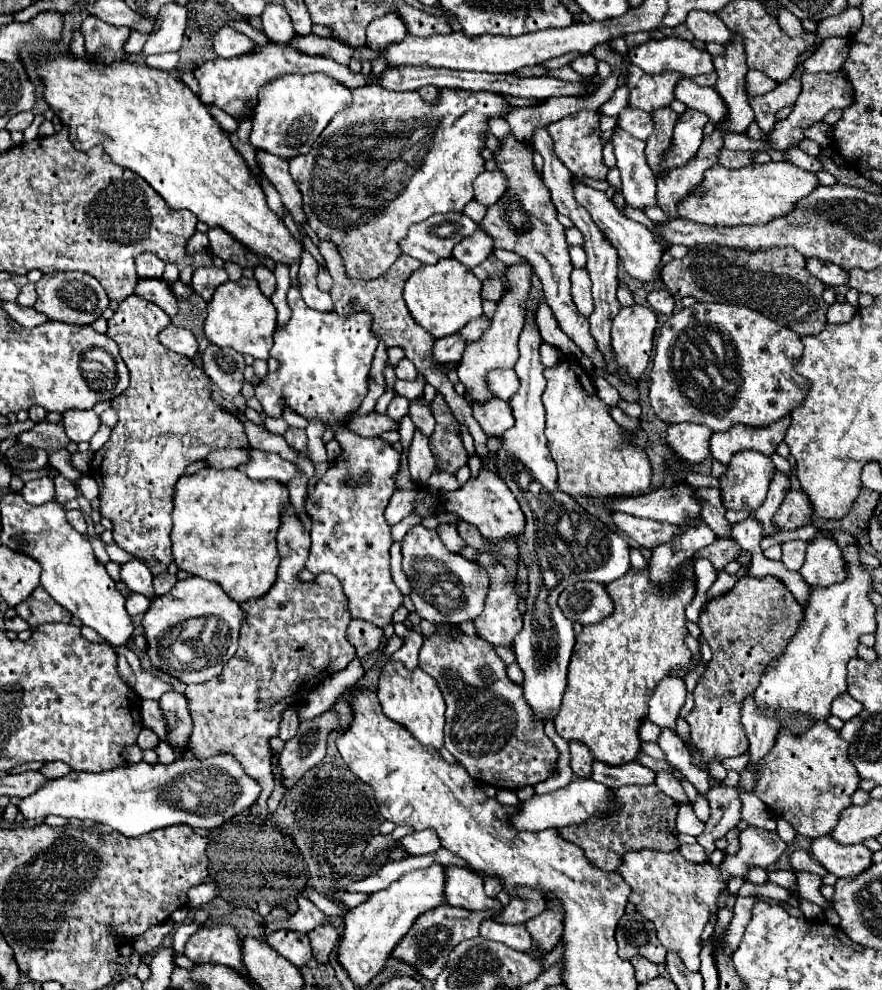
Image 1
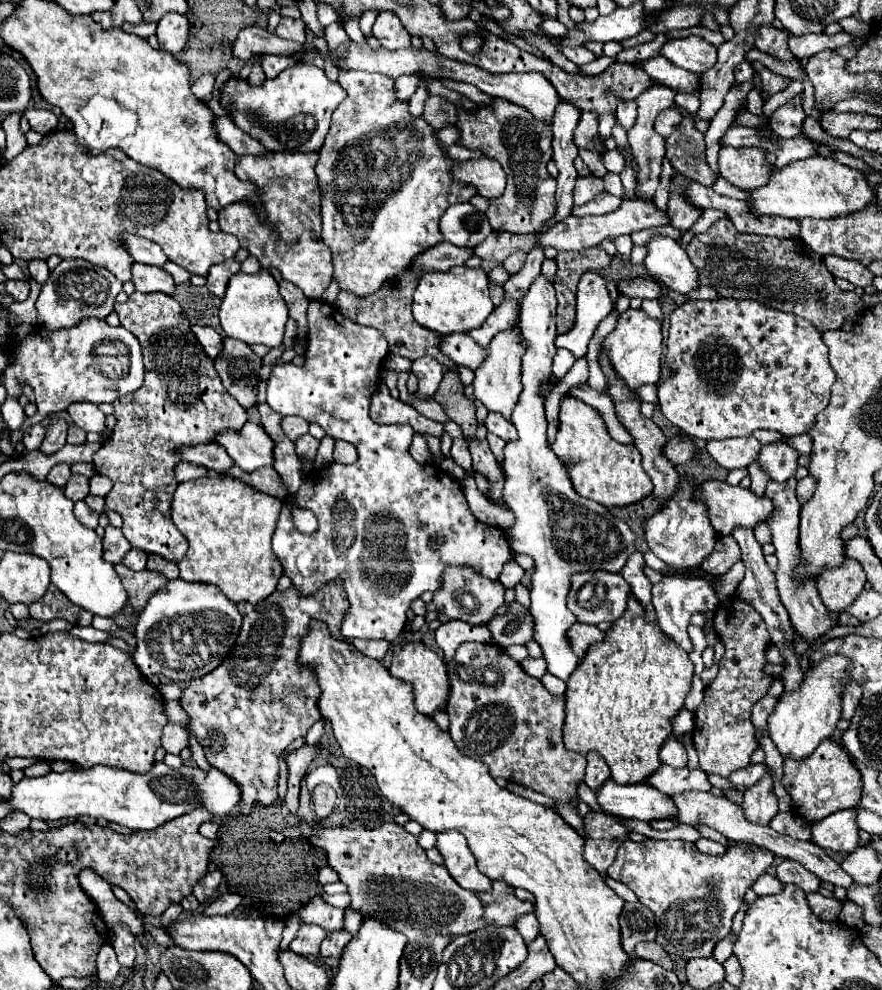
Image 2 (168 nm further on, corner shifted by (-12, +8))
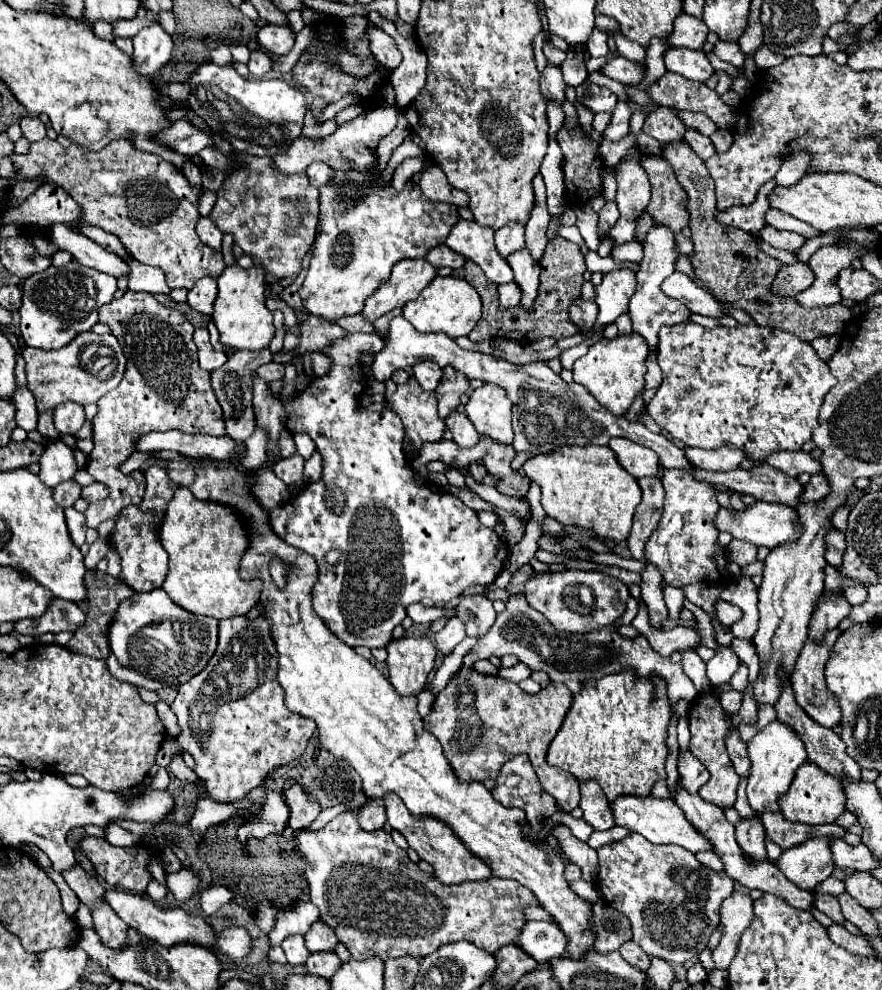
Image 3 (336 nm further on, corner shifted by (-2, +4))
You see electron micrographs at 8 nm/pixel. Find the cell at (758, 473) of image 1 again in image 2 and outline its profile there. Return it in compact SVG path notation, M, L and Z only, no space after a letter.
M778 441L760 449L760 457L756 457L756 463L770 475L772 481L786 481L796 473L796 459L798 453L788 447L786 441Z

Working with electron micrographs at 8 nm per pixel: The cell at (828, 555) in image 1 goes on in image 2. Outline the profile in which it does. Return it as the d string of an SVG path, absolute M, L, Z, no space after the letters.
M844 555L844 565L840 565L840 569L824 569L816 583L822 603L830 611L844 611L844 607L850 605L864 589L866 577L860 563Z

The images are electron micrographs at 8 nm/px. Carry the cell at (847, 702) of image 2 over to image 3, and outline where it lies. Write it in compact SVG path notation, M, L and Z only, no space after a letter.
M834 629L834 631L828 631L824 641L820 643L812 643L812 641L806 641L806 645L802 647L800 651L800 657L796 661L796 667L794 667L794 673L792 673L792 689L794 689L794 697L798 701L798 705L806 711L806 715L810 719L814 719L818 725L822 727L834 727L840 723L840 707L838 707L838 701L834 699L834 695L826 689L826 681L824 681L824 665L828 661L828 655L830 655L830 649L834 645L834 641L838 639L840 635L840 629Z

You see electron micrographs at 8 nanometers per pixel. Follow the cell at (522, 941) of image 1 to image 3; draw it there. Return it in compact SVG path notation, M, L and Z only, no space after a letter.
M528 921L518 935L516 943L536 957L538 963L548 963L552 957L564 955L566 949L566 935L562 935L560 929L556 929L554 923L546 921Z

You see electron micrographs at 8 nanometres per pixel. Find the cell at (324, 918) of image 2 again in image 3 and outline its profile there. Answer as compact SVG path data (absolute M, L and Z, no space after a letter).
M316 921L310 931L304 935L306 947L310 953L320 953L320 951L334 951L338 939L334 935L334 931L324 923L324 921Z

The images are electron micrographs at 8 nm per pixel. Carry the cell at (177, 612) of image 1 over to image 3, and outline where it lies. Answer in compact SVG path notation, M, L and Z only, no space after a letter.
M162 589L134 593L120 601L118 613L108 629L108 643L122 667L128 667L148 679L182 685L200 673L218 645L218 621L198 617L174 605Z

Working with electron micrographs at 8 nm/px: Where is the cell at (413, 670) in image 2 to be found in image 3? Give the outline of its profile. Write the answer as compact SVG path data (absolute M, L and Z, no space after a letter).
M402 637L386 643L388 679L400 695L416 695L426 687L436 647L428 637Z

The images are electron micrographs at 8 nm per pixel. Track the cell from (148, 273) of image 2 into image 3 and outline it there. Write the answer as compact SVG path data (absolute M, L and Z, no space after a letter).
M50 225L50 239L62 249L74 255L74 259L86 267L110 273L114 277L128 275L128 265L114 253L102 249L98 243L90 241L82 233L70 229L68 225Z

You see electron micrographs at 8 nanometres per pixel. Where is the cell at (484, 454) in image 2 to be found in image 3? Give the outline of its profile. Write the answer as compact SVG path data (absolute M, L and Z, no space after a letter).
M458 411L450 413L450 417L446 417L446 427L452 431L454 441L460 447L472 447L478 443L478 433L466 415L462 415Z

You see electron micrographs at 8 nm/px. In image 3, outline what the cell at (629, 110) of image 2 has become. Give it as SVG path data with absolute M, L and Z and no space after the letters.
M582 83L576 87L576 95L578 95L578 101L582 101L586 107L590 107L594 113L600 113L600 111L612 111L618 97L606 89L606 87L598 87L598 85L592 85L592 83Z

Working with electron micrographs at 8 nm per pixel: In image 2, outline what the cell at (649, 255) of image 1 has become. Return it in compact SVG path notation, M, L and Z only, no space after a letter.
M652 237L646 241L646 249L648 255L644 259L644 265L648 273L662 281L666 287L686 295L700 285L696 267L690 263L684 247L678 245L672 237Z

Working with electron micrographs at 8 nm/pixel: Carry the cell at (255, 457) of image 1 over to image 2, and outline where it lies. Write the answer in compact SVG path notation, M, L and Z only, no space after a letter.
M246 423L240 431L224 431L216 437L224 445L234 463L244 471L272 467L272 437L256 423Z

